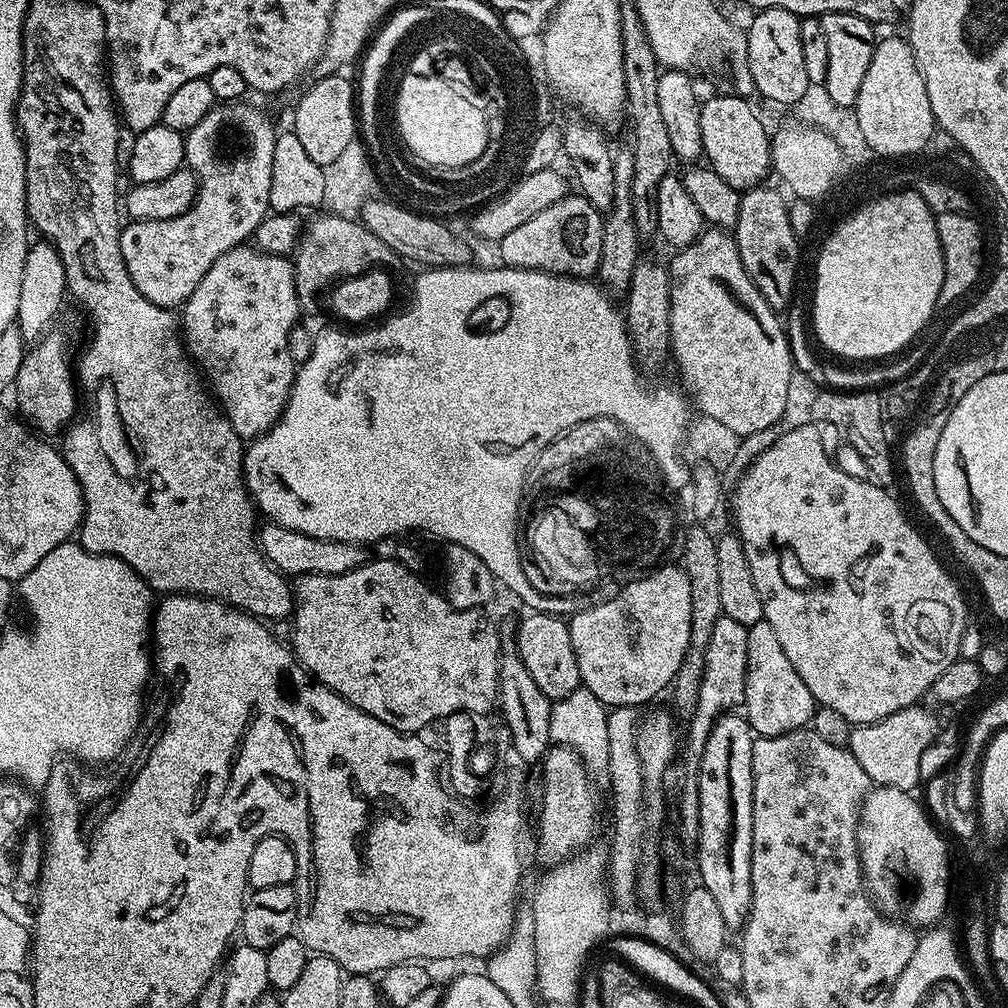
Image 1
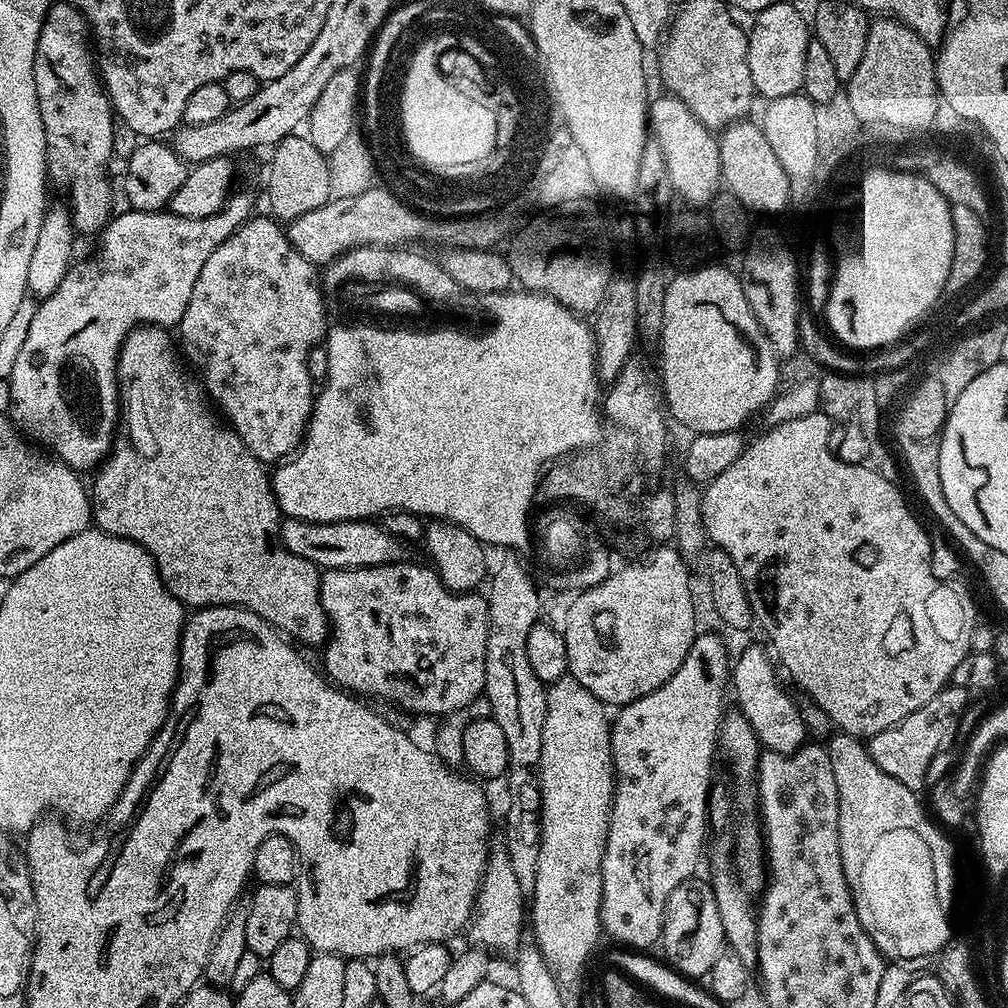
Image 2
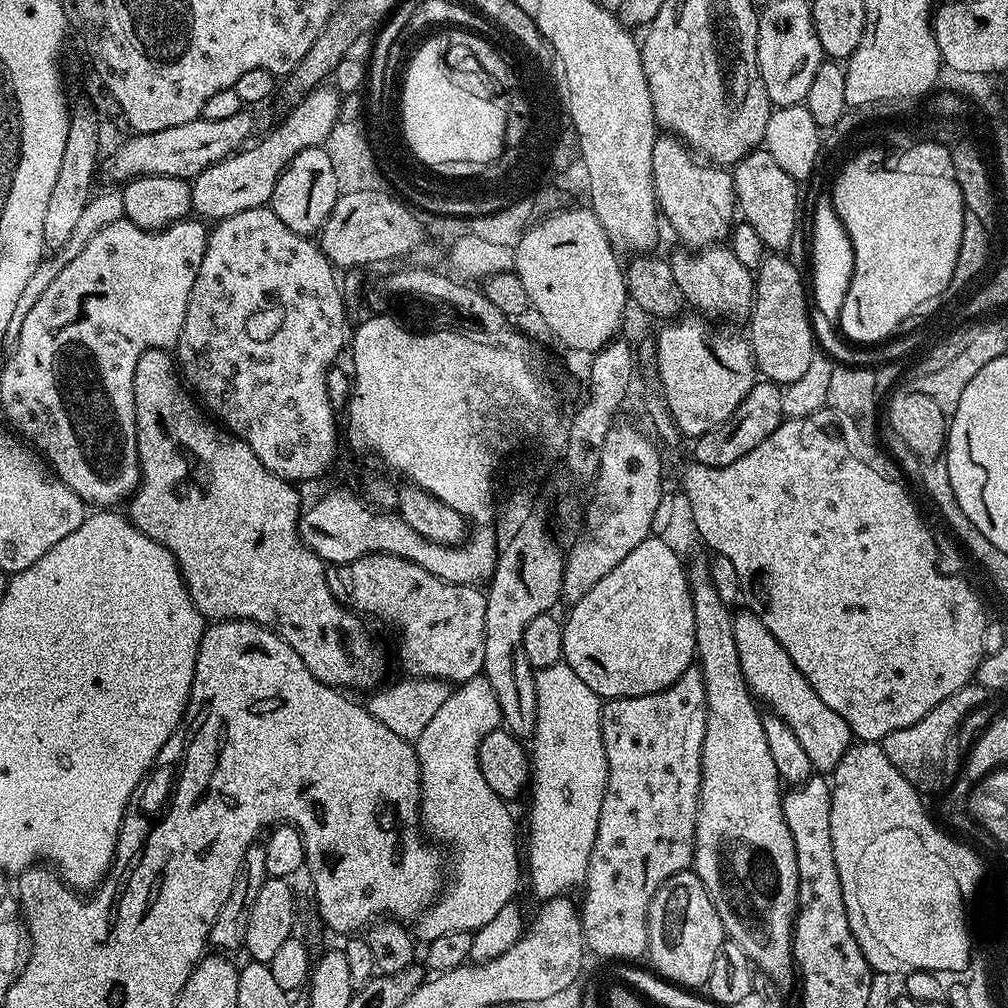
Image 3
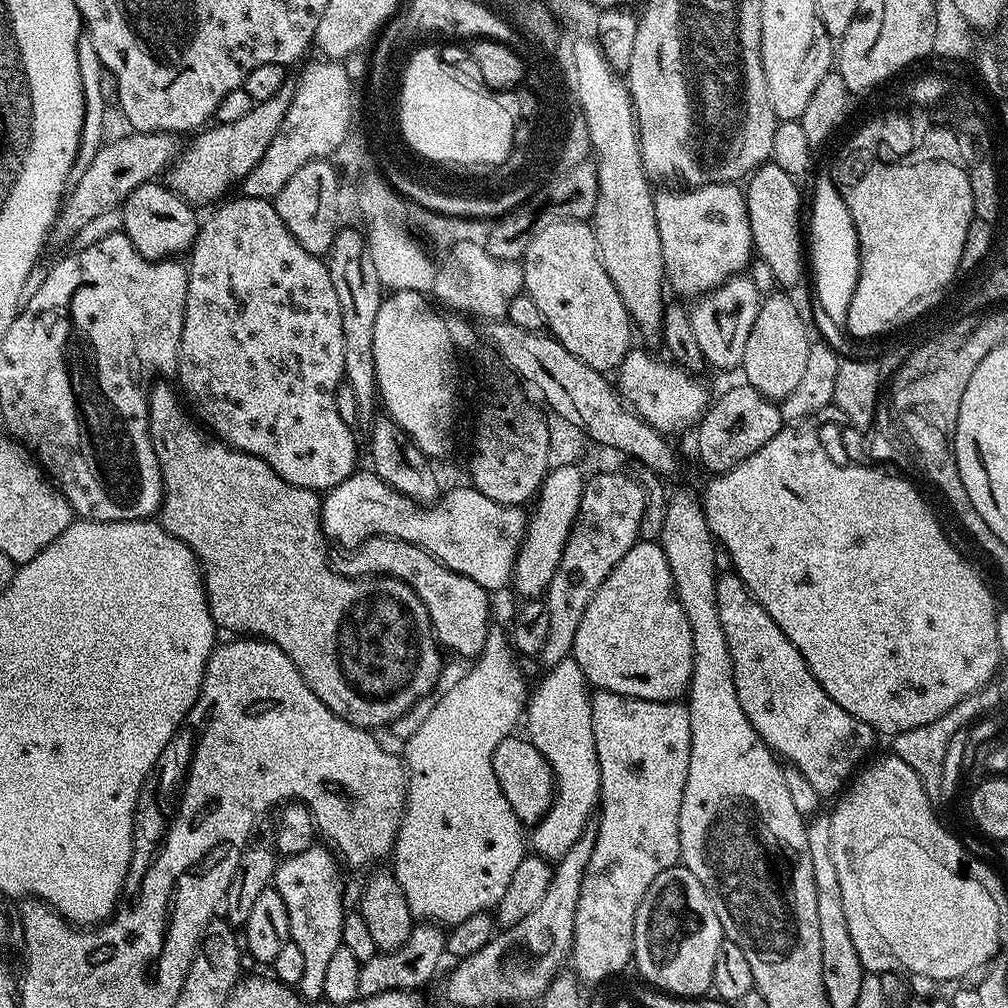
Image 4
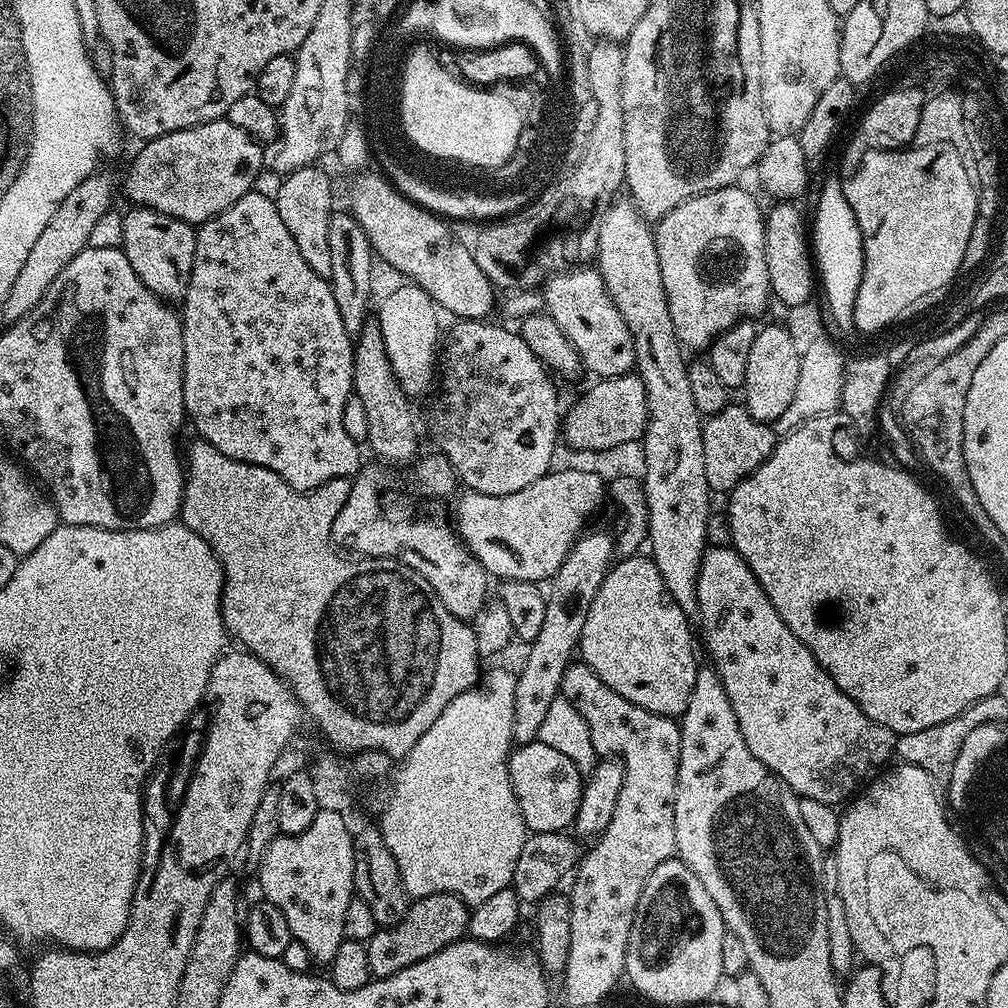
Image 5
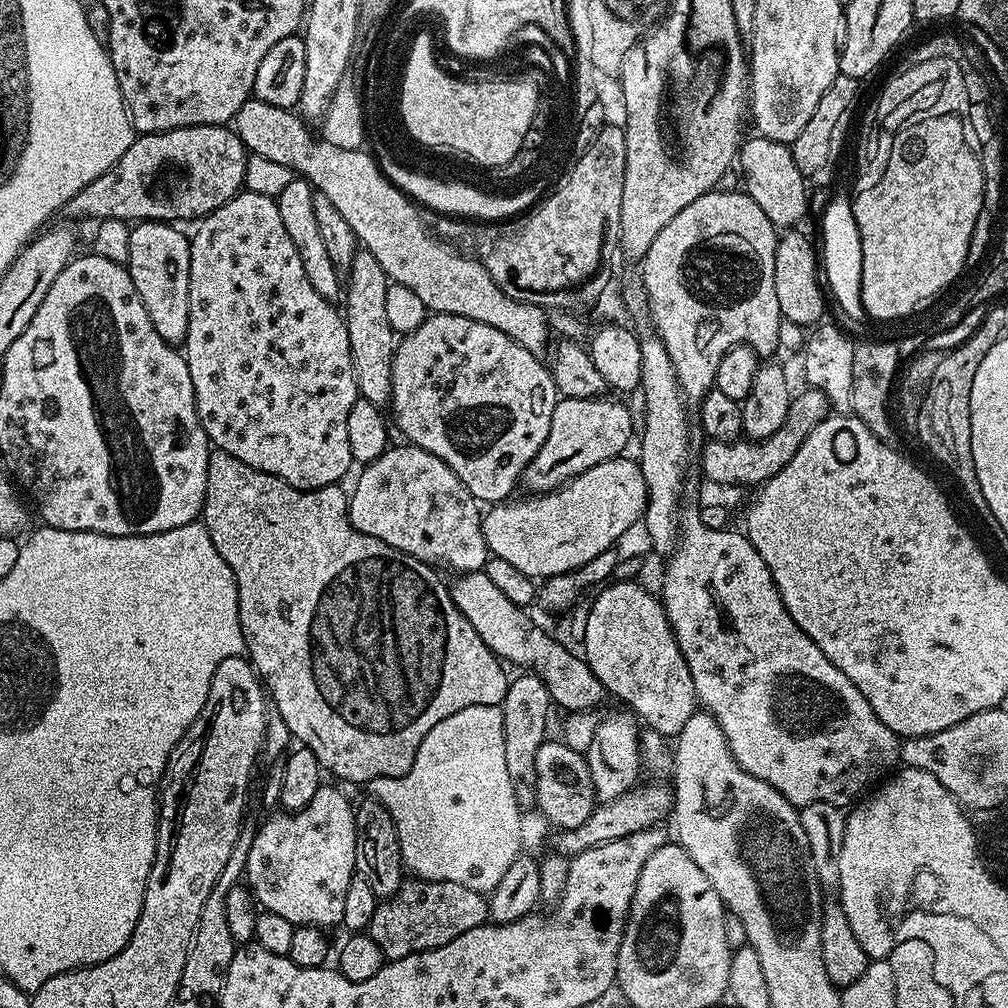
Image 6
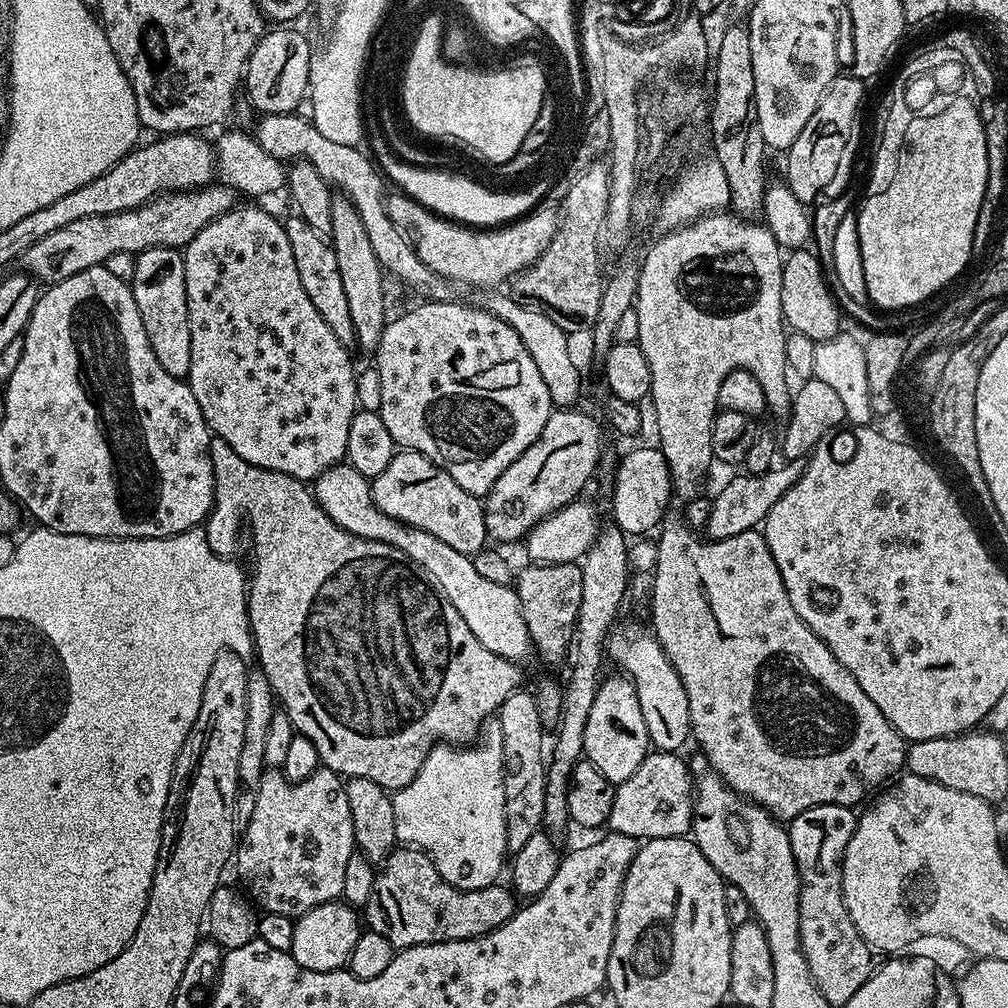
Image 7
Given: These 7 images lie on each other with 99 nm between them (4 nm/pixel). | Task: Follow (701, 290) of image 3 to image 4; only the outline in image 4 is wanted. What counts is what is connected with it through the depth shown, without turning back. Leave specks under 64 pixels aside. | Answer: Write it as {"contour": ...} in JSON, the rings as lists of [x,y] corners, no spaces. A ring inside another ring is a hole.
{"contour":[[[748,274],[732,276],[729,280],[699,297],[696,305],[691,305],[690,315],[694,339],[698,342],[698,350],[702,350],[705,361],[716,368],[739,369],[746,354],[746,338],[750,338],[750,330],[754,330],[754,318],[758,318],[758,310],[762,296]]]}

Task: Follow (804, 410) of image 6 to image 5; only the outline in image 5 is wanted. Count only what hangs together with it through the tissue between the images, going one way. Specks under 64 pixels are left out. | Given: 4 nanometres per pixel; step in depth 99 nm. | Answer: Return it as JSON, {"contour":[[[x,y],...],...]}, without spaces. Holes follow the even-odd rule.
{"contour":[[[729,403],[716,416],[703,421],[702,458],[706,466],[706,482],[713,493],[731,493],[750,473],[758,470],[774,451],[774,428],[772,424],[763,424],[739,403]]]}

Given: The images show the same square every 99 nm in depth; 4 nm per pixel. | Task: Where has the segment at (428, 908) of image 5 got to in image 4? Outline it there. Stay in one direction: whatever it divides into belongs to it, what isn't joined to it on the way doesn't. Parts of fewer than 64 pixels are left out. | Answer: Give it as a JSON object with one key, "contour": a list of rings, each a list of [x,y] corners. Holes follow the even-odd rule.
{"contour":[[[420,922],[413,927],[410,938],[398,950],[381,952],[374,958],[363,961],[358,974],[360,996],[377,996],[394,990],[411,992],[423,989],[423,984],[436,972],[440,959],[446,956],[446,932],[435,922]]]}

